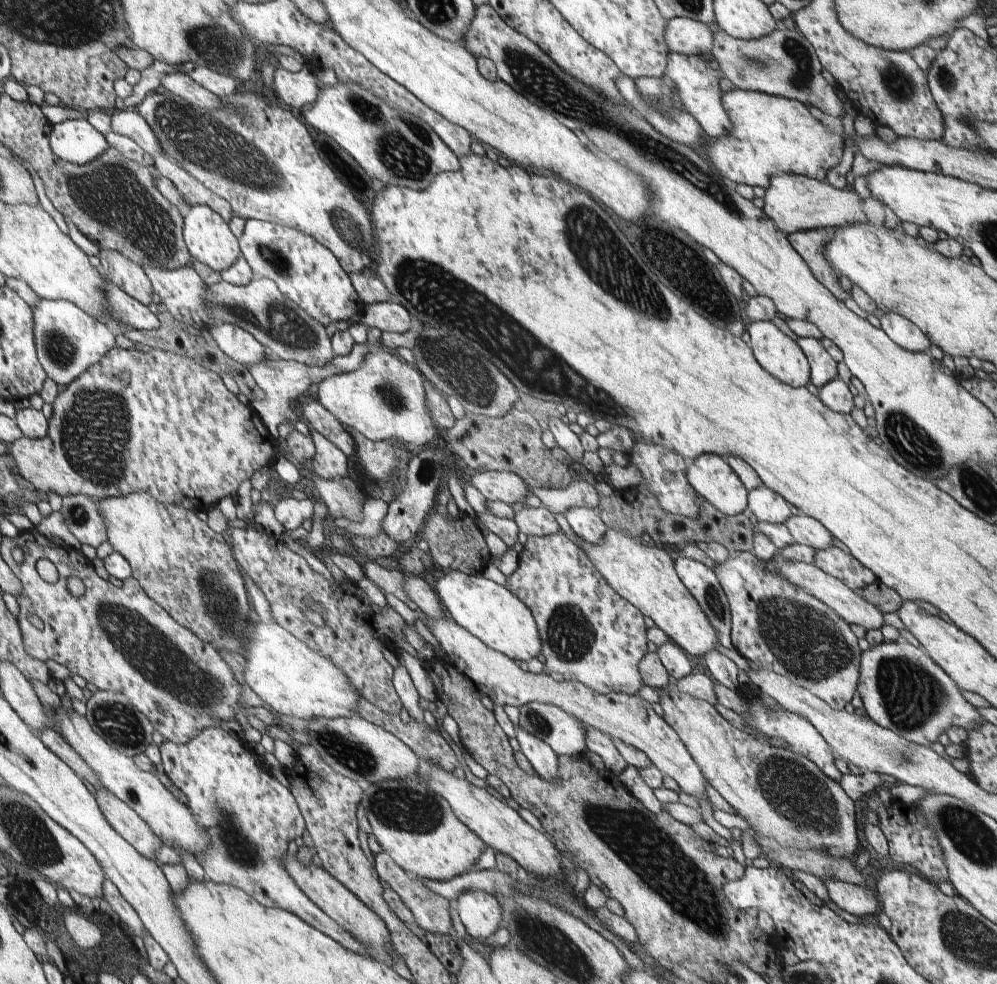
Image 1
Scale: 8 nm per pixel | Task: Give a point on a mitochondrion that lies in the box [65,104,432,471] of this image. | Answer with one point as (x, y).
(280, 322)

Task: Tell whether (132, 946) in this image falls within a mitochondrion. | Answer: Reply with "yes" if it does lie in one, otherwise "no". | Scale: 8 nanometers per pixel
no

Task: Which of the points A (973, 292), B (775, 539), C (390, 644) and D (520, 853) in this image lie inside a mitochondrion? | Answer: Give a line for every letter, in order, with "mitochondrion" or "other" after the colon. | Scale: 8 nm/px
A: other
B: other
C: other
D: other

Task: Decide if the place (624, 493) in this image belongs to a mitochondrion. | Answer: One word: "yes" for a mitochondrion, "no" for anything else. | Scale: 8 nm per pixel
no

